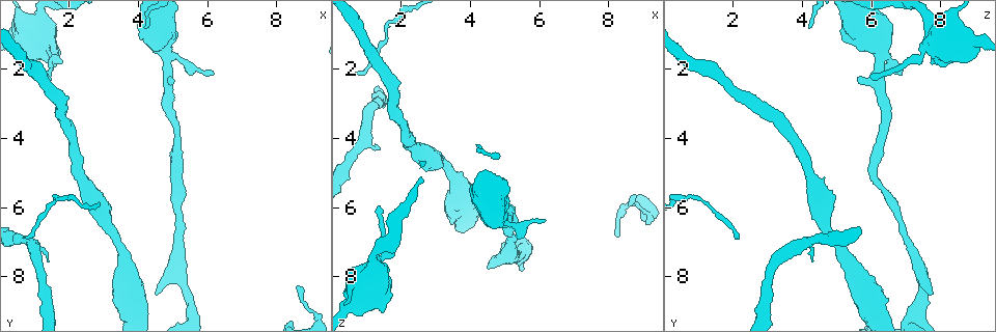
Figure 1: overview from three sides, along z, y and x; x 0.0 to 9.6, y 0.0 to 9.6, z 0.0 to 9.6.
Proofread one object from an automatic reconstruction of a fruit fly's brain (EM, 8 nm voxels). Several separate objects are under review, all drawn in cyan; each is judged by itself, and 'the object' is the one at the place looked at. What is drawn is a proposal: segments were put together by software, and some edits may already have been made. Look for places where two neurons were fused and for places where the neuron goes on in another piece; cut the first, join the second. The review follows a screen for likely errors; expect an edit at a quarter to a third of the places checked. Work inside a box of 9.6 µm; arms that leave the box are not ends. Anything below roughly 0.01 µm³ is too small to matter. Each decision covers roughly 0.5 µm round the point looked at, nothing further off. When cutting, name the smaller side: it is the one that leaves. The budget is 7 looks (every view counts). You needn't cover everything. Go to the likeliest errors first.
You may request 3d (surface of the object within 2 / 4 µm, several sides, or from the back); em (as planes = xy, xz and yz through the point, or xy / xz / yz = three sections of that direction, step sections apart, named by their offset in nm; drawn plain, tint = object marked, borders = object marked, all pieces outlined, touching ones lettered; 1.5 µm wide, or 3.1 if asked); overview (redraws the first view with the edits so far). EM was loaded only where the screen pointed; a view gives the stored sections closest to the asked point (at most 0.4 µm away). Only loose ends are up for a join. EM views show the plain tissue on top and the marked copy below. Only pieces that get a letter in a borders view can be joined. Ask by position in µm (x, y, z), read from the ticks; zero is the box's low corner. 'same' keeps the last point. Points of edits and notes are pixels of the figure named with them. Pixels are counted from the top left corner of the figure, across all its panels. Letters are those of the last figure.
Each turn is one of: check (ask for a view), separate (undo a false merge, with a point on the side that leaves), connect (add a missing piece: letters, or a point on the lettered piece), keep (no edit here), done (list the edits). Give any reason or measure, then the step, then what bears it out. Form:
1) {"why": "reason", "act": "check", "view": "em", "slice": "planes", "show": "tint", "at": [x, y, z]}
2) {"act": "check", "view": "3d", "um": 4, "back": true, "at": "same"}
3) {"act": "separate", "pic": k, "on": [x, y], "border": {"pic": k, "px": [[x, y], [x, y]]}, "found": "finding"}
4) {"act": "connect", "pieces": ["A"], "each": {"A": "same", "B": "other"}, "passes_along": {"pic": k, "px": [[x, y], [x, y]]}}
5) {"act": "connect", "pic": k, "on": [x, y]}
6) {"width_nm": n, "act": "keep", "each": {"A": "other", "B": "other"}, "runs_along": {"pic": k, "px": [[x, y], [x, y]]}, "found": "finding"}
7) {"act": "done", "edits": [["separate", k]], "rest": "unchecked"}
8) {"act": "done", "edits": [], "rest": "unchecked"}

{"why": "branch stops here", "act": "check", "view": "em", "slice": "planes", "show": "borders", "at": [1.30, 2.20, 6.05]}

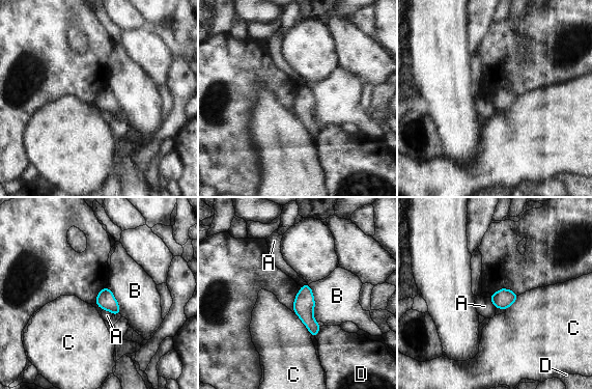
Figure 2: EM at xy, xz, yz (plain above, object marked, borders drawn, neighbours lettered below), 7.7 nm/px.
{"longest_contact_nm": ["B", 260], "act": "keep", "each": {"A": "other", "B": "other", "C": "other", "D": "other"}, "border": {"pic": 2, "px": [[489, 297], [489, 300], [496, 307]]}, "found": "no lettered piece goes on from it"}

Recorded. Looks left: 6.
{"why": "long arm stops here", "act": "check", "view": "em", "slice": "xy", "step": 8, "show": "borders", "at": [0.70, 6.95, 2.10]}

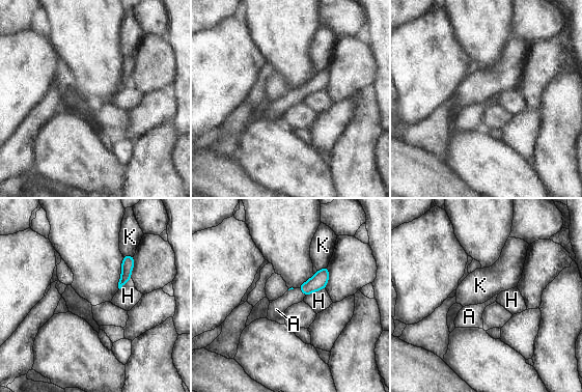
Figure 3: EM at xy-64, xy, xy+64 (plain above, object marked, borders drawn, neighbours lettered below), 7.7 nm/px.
{"why": "another direction", "act": "check", "view": "em", "slice": "planes", "show": "borders", "at": "same"}

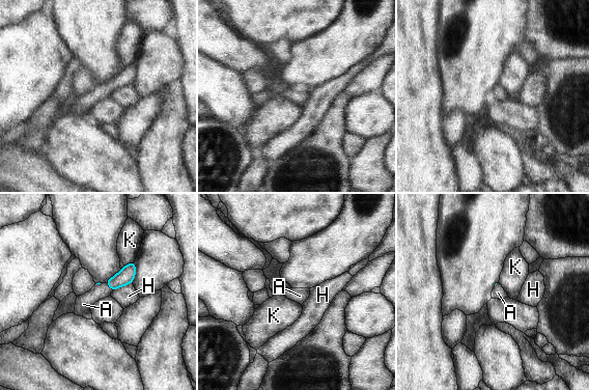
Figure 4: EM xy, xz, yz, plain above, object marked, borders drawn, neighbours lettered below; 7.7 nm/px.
{"longest_contact_nm": ["H", 180], "act": "connect", "pieces": ["A"], "each": {"A": "same", "H": "other", "K": "other"}, "passes_along": {"pic": 4, "px": [[125, 276], [109, 285], [83, 304]]}, "found": "it goes on there"}

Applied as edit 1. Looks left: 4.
{"why": "a narrow waist", "act": "check", "view": "em", "slice": "yz", "step": 8, "show": "borders", "at": [0.95, 7.00, 4.05]}

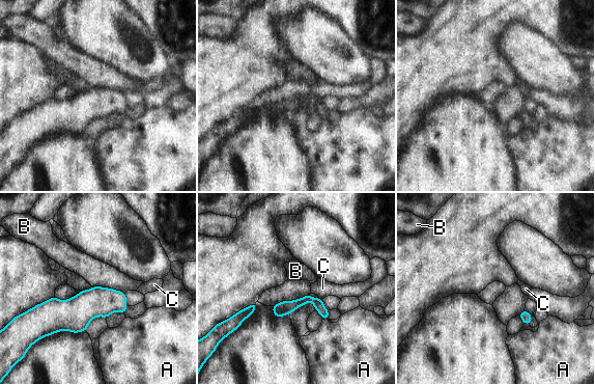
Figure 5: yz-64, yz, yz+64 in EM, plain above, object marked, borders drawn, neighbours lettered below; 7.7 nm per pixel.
{"act": "keep", "each": {"A": "other", "B": "other", "C": "other"}, "border": {"pic": 5, "px": [[92, 285], [112, 288], [124, 293]]}, "found": "continuous, no second neuron"}

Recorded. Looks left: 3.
{"act": "done", "edits": [["connect", 4]], "rest": "unchecked"}

